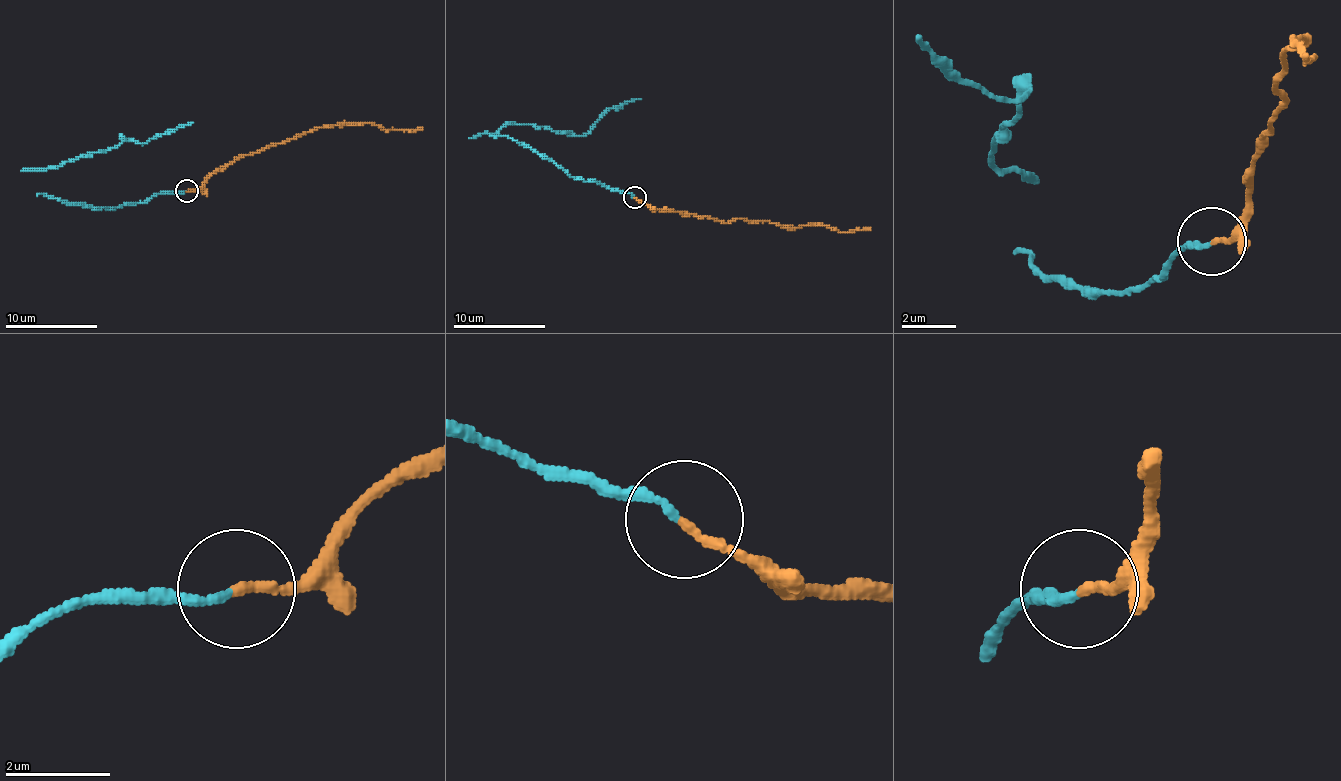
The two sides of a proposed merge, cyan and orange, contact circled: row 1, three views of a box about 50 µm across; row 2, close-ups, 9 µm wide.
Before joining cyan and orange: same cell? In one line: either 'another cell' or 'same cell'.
same cell

